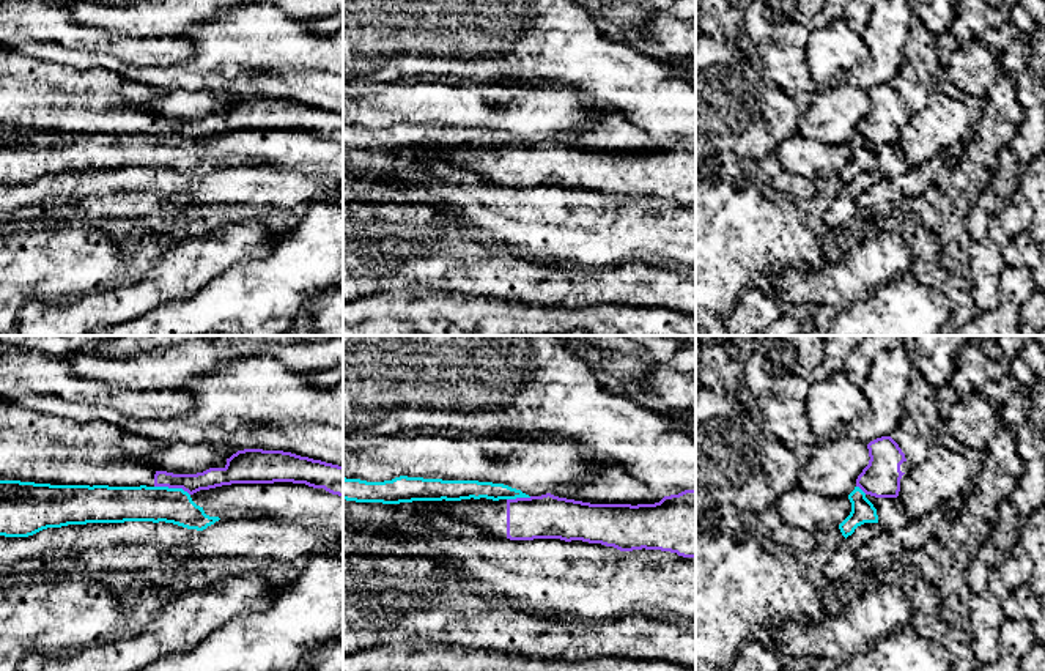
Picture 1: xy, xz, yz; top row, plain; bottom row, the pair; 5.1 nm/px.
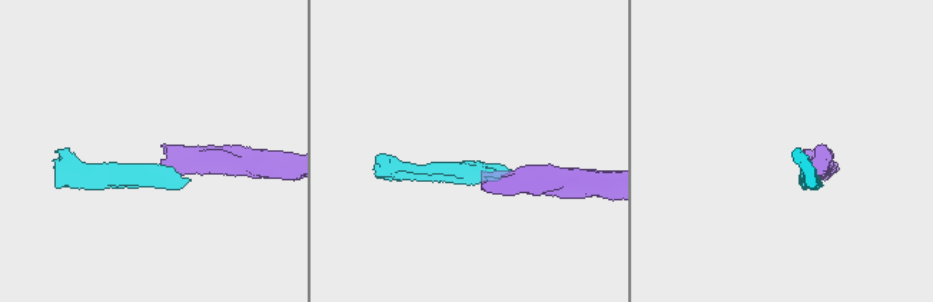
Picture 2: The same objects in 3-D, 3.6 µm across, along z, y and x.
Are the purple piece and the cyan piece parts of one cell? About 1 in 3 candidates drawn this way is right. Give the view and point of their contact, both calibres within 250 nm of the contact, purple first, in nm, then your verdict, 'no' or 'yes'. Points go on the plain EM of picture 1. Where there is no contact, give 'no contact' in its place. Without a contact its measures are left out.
contact xy (172, 134); calibres 100 and 180 nm; no

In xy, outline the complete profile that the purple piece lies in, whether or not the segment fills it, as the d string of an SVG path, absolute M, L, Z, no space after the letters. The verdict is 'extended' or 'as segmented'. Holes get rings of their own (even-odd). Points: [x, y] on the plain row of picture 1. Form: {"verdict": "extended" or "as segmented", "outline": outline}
{"verdict": "extended", "outline": "M0 49L0 128L50 132L168 134L189 142L231 131L293 129L324 135L343 145L343 113L283 98L244 96L227 106L223 115L197 121L159 118L151 101L164 90L120 77L107 69L79 71L72 66L36 60L17 50Z"}

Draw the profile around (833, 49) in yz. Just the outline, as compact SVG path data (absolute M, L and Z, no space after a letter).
M844 17L815 27L807 38L807 68L818 90L834 87L867 54L862 36Z

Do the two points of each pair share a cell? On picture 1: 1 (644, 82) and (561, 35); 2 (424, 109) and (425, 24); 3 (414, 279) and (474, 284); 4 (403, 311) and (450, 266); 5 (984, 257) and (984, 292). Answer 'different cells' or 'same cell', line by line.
1: same cell
2: different cells
3: same cell
4: different cells
5: same cell

